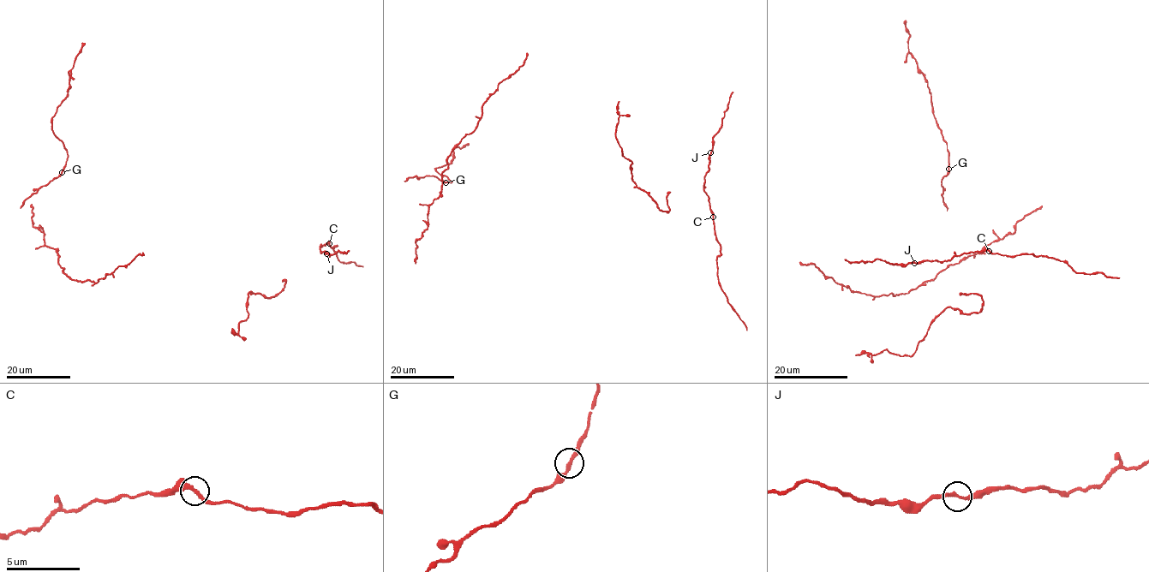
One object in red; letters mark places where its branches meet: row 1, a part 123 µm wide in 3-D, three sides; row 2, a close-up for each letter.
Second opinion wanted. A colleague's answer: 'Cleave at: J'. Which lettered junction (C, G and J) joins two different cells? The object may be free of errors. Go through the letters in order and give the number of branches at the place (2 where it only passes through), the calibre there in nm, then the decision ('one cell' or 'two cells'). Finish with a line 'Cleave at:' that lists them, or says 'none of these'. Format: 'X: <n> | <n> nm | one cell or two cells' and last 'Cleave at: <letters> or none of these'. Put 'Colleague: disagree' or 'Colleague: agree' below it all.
C: 2 | 240 nm | two cells
G: 2 | 220 nm | one cell
J: 2 | 200 nm | one cell
Cleave at: C
Colleague: disagree

